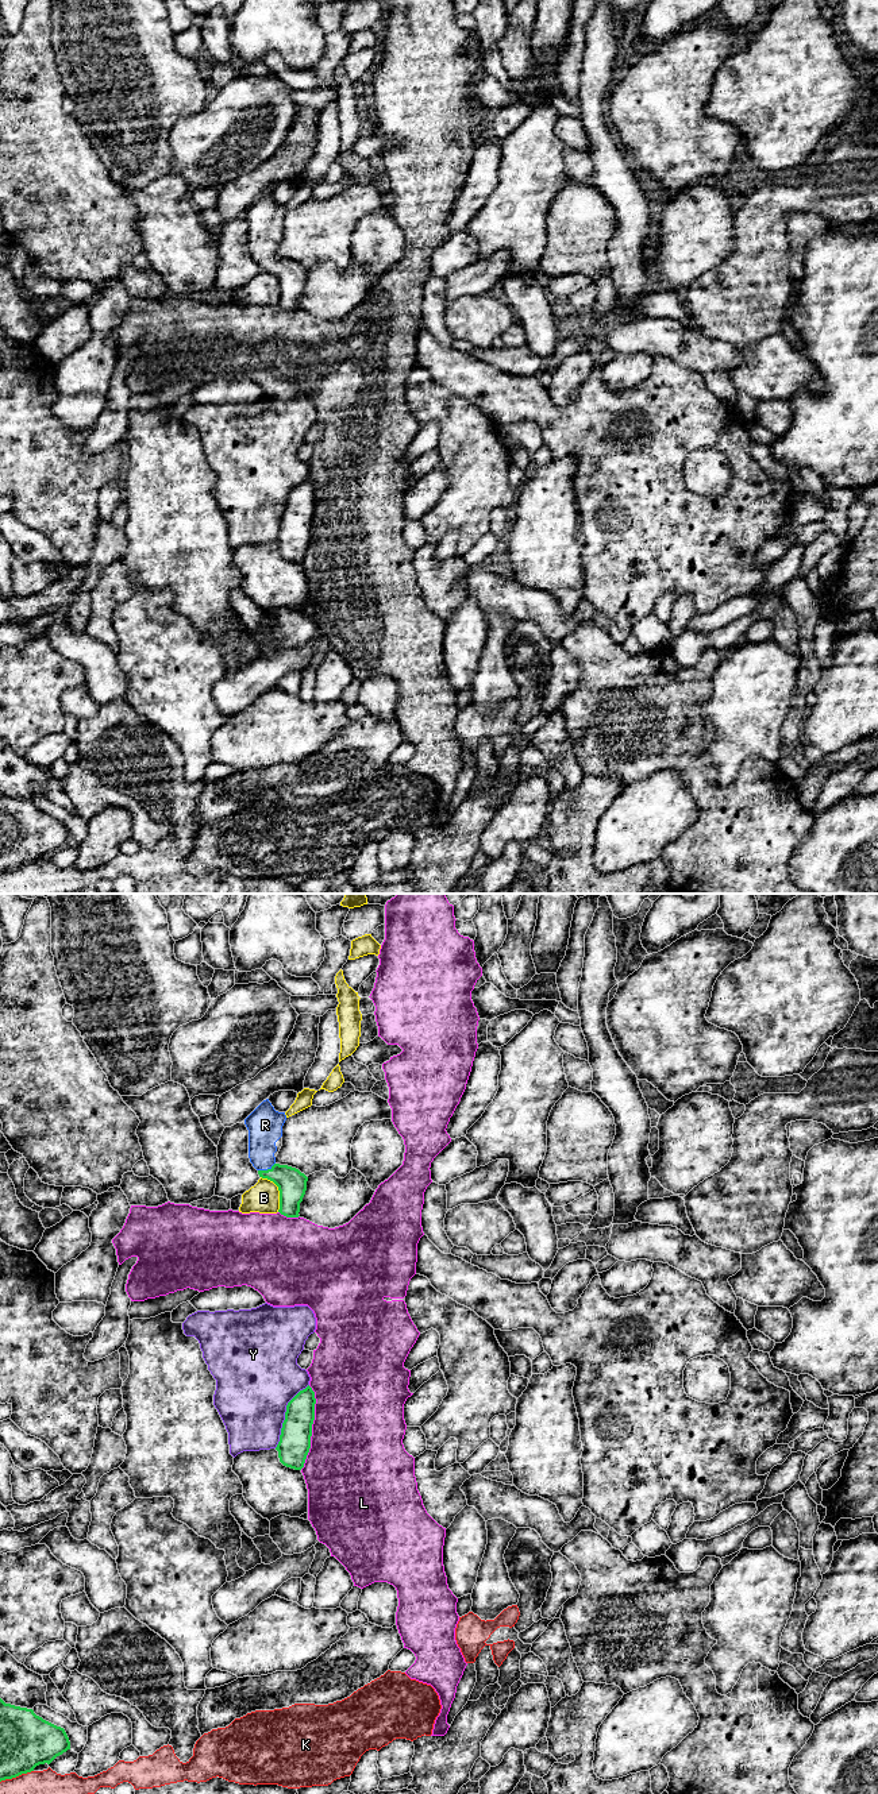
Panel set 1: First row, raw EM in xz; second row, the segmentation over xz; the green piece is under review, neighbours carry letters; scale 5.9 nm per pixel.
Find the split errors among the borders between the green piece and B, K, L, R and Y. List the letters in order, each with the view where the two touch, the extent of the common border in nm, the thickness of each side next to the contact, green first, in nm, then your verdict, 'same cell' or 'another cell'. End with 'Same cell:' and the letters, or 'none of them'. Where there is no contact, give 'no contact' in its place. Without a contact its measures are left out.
B: xz | 240 nm | 180/190 nm | another cell
K: xz | 220 nm | 320/360 nm | another cell
L: xz | 500 nm | 190/480 nm | another cell
R: xz | 120 nm | 180/200 nm | same cell
Y: xz | 440 nm | 190/440 nm | another cell
Same cell: R

